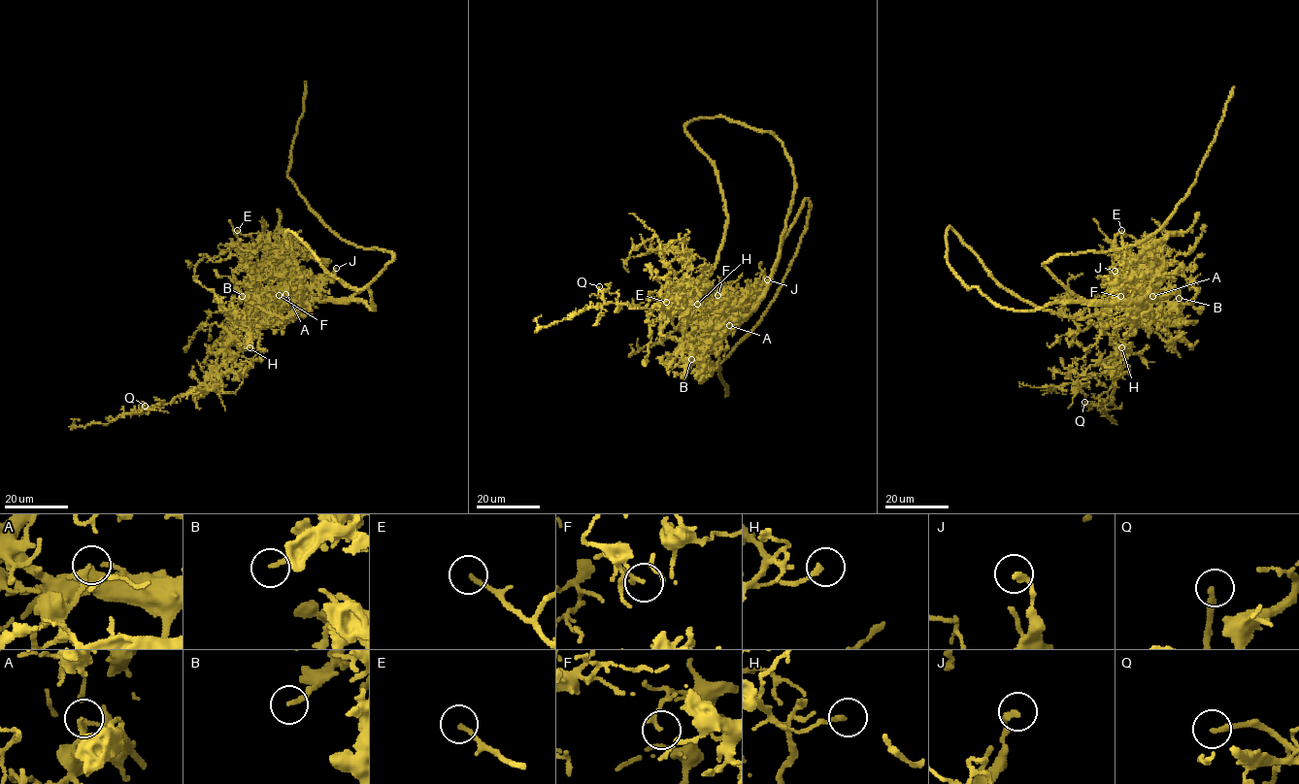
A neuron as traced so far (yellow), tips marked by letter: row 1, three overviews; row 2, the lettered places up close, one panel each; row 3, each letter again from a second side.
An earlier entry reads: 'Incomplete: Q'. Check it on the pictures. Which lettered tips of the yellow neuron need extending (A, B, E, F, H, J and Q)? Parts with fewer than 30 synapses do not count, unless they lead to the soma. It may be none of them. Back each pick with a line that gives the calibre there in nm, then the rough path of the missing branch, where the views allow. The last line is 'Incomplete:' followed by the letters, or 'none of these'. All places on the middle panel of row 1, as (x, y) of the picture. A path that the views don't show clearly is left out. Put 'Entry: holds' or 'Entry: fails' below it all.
Q: Thickness 200 nm. Course of what is missing: (599, 286), (599, 281), (617, 263), (617, 256), (623, 253)
Incomplete: Q
Entry: holds

